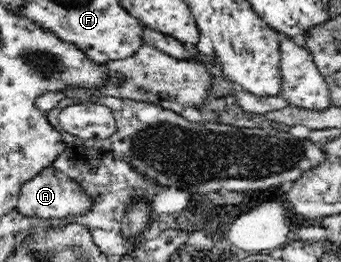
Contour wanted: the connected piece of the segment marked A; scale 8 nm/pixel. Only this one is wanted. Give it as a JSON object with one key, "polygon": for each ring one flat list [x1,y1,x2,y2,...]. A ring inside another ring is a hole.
{"polygon":[[55,167,46,168,34,176,20,191,17,208,24,216,42,217,44,219,67,217,86,213,91,200,68,176]]}

